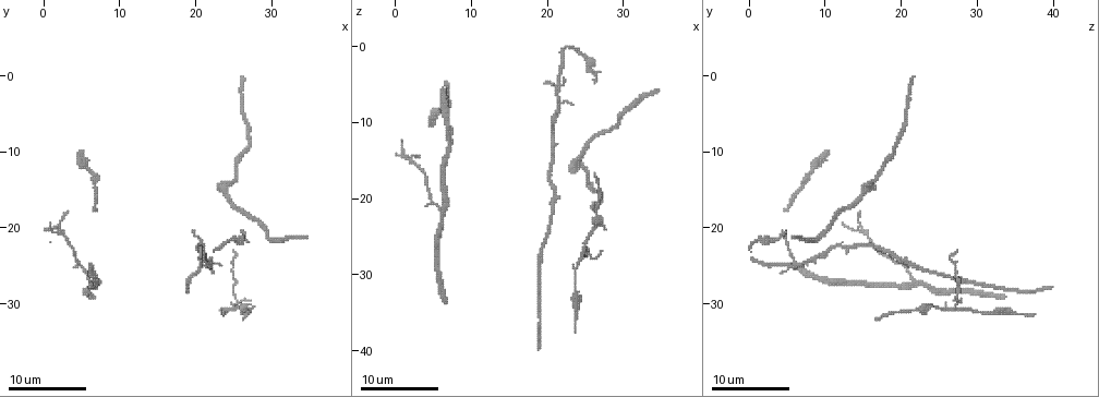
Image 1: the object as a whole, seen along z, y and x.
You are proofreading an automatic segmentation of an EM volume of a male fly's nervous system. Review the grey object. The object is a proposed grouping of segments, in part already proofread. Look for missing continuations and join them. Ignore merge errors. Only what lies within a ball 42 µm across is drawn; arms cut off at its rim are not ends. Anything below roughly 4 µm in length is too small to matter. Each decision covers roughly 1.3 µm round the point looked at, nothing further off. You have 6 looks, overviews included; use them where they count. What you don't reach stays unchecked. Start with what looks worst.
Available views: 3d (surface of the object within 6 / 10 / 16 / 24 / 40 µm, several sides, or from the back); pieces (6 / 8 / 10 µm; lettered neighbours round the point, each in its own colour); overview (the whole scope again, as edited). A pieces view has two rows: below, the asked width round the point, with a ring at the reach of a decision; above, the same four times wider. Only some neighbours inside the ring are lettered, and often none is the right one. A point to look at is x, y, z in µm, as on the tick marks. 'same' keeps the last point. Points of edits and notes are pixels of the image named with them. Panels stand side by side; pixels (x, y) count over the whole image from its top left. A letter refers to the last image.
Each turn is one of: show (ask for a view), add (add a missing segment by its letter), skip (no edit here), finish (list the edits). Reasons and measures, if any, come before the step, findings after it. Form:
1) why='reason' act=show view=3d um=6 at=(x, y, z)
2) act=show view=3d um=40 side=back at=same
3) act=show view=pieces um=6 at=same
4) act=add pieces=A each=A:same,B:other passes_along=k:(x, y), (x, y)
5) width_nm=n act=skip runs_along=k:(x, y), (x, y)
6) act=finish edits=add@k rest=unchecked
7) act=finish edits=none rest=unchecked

why='free end' act=show view=3d um=6 at=(26.0, 32.0, 17.0)

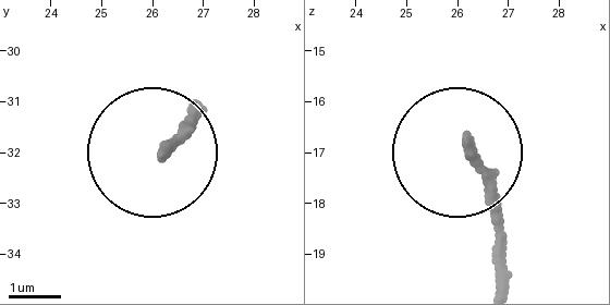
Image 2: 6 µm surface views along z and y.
why='what lies round it' act=show view=pieces um=6 at=(26.25, 32.00, 16.85)

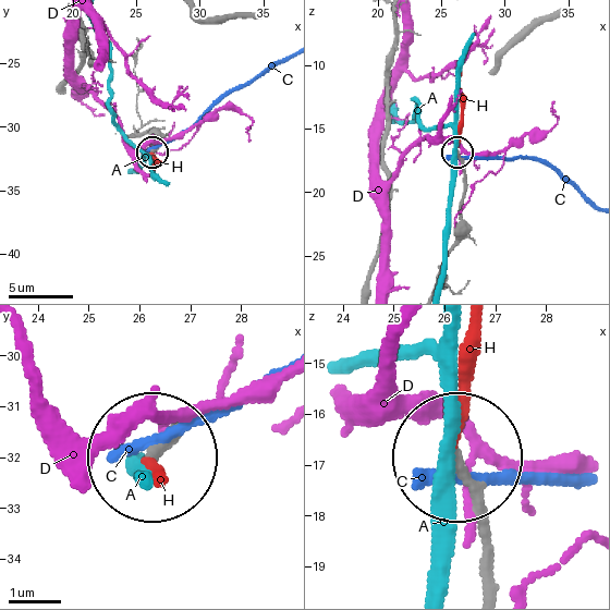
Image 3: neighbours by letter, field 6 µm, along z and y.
width_nm=190 act=add pieces=H each=A:other,C:other,D:other,H:same passes_along=3:(483, 585), (483, 511), (456, 460), (470, 329) found='it goes on there'

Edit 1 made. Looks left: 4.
why='free end' act=show view=pieces um=6 at=(25.5, 23.0, 27.0)

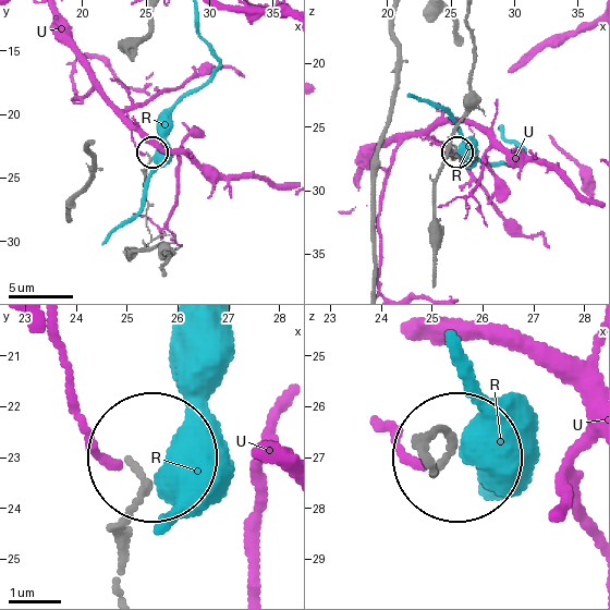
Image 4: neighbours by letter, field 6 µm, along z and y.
act=skip each=R:other,U:other found='no lettered segment goes on from it'

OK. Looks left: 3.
why='free end' act=show view=pieces um=8 at=(27.0, 29.5, 27.0)

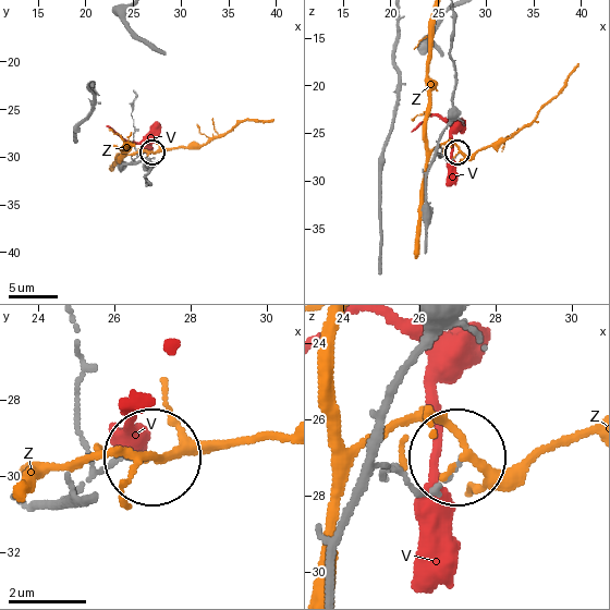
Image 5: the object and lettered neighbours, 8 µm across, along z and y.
act=skip each=V:other,Z:other found='no lettered segment goes on from it'

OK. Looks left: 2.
act=finish edits=add@3 rest=unchecked

